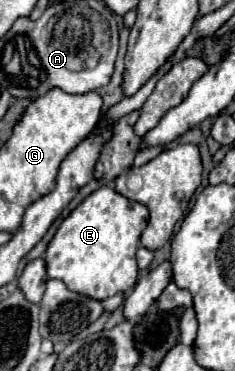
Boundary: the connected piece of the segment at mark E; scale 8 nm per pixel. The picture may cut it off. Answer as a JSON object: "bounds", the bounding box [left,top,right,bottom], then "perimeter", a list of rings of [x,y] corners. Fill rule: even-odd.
{"bounds":[46,185,148,301],"perimeter":[[[104,185],[90,193],[58,227],[46,249],[48,277],[60,279],[70,291],[104,301],[116,293],[126,293],[136,285],[136,249],[146,229],[148,207],[126,199],[114,187]]]}

